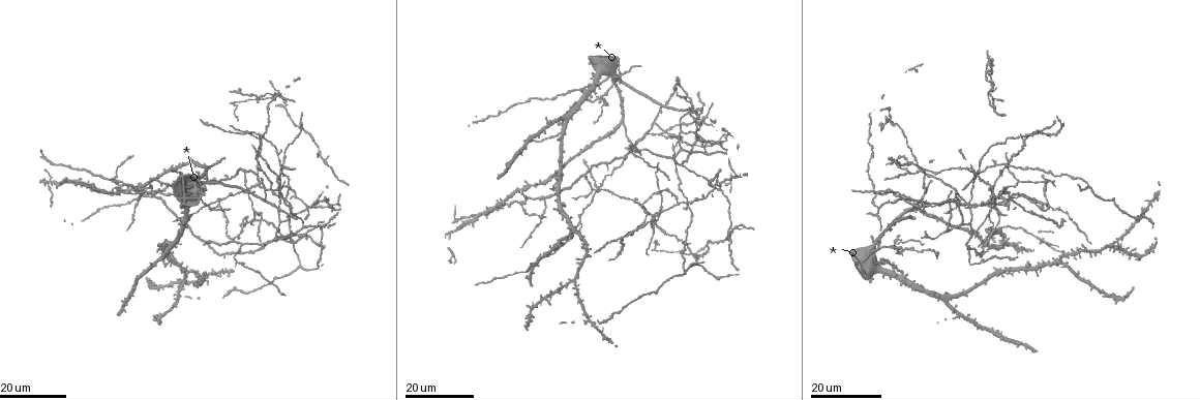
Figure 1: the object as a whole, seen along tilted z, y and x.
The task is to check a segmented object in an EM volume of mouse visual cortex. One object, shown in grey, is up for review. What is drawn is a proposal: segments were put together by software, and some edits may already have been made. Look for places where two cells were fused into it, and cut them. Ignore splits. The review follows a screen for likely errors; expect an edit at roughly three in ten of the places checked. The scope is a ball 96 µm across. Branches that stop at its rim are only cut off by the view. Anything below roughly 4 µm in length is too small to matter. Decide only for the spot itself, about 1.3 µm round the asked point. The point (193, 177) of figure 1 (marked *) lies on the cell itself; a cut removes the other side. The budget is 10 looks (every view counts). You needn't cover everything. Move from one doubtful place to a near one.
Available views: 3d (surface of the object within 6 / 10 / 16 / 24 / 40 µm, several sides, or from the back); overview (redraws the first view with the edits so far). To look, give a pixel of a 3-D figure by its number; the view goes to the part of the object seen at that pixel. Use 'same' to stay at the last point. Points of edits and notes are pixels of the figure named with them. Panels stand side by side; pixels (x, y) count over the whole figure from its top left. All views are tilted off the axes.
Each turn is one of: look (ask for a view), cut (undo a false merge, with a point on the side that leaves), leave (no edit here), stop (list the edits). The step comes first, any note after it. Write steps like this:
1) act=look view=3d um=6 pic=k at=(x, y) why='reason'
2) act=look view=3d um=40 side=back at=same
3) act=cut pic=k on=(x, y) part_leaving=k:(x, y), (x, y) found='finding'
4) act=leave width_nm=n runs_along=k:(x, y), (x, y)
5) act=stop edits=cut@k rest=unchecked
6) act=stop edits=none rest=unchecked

act=look view=3d um=16 pic=1 at=(919, 168) why='three arms meet'

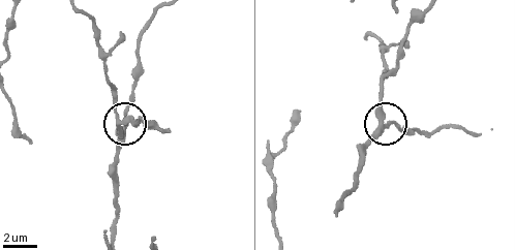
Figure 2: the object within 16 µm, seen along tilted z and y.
act=look view=3d um=10 pic=2 at=(381, 124)

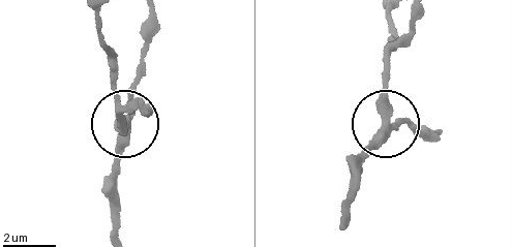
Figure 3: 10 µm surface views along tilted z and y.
act=leave runs_along=3:(114, 236), (107, 191), (143, 48) found='all the same cell'

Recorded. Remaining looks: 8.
act=look view=3d um=24 pic=1 at=(967, 203) why='three arms meet'

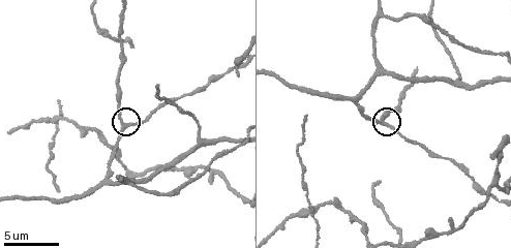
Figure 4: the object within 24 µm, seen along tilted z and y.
act=look view=3d um=10 pic=4 at=(386, 124) why='zoom in'

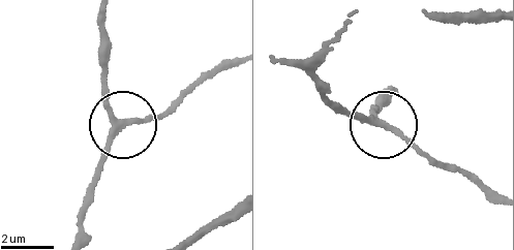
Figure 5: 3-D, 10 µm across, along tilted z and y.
act=leave runs_along=5:(79, 236), (79, 212), (110, 139), (171, 108) found='all the same cell'

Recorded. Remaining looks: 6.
act=look view=3d um=16 pic=1 at=(256, 174) why='branch point'

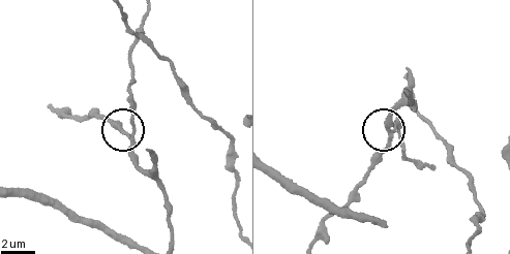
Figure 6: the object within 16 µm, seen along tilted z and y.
act=look view=3d um=10 pic=6 at=(392, 132)

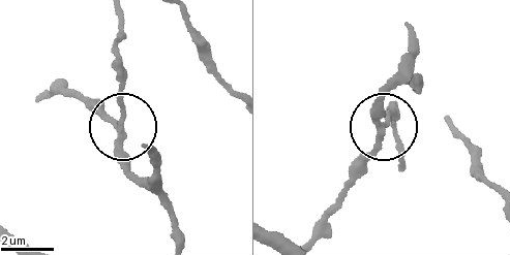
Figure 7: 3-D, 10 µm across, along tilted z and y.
act=leave side_arm_um=10 runs_along=7:(311, 240), (373, 150), (382, 123), (381, 95) found='all the same cell'

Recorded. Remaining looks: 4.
act=look view=3d um=24 pic=1 at=(284, 198) why='arms part here'

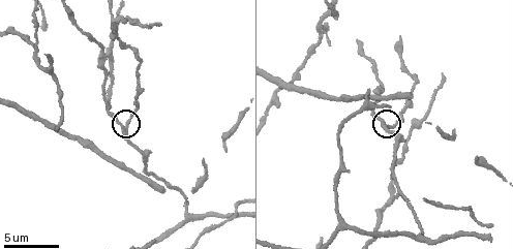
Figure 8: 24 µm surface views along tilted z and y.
act=look view=3d um=6 pic=8 at=(127, 124)

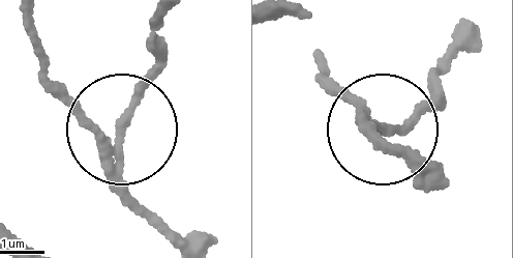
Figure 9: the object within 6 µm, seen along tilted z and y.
act=leave width_nm=210 found='one cell here'

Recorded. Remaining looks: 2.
act=look view=3d um=16 pic=4 at=(136, 176) why='a fork'

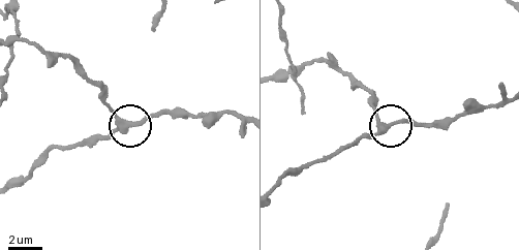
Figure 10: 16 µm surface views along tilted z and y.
act=leave runs_along=10:(302, 110), (312, 63), (369, 92), (388, 125), (346, 149) found='one cell here'

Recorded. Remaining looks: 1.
act=look view=3d um=10 pic=4 at=(105, 179) why='three arms meet'

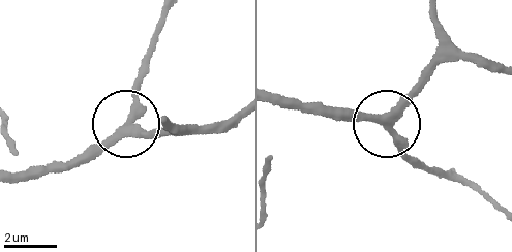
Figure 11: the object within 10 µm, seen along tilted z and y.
act=leave arms=3 found='one cell here'

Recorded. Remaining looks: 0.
act=stop edits=none rest=unchecked

